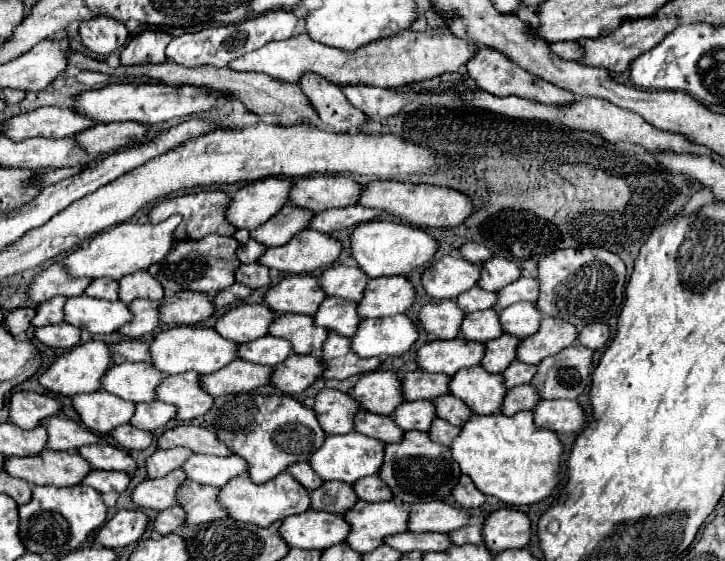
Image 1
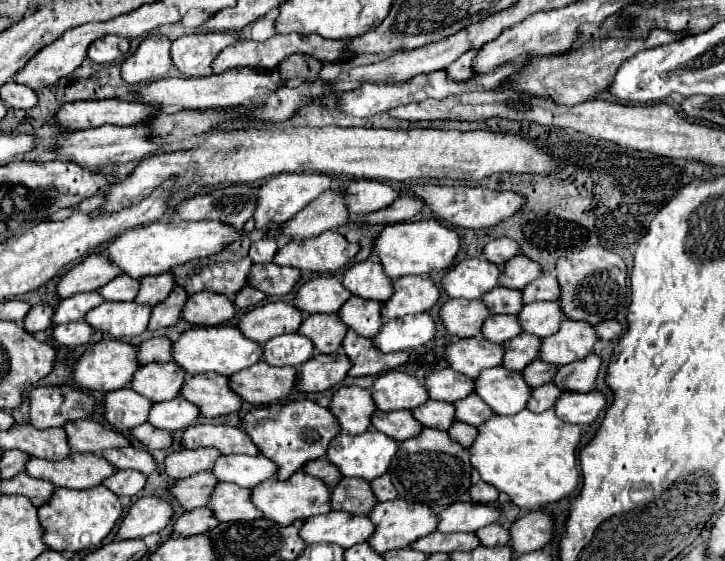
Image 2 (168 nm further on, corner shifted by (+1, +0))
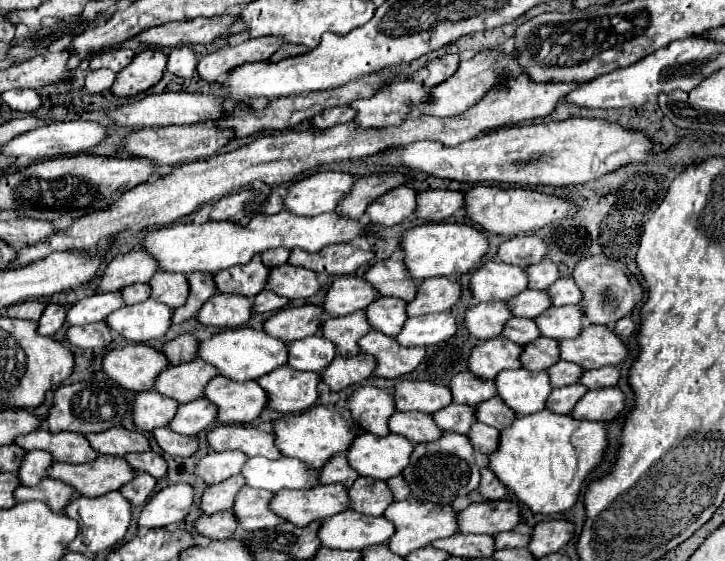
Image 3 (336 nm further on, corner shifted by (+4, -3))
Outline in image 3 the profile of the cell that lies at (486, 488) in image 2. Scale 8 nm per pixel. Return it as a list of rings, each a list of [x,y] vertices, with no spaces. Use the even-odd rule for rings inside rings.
[[[484,467],[482,471],[480,471],[480,475],[482,475],[482,479],[480,479],[480,495],[484,497],[484,499],[490,499],[490,501],[498,501],[498,499],[504,499],[508,493],[504,491],[502,493],[502,483],[498,483],[498,479],[494,479],[494,475],[490,475],[490,469],[488,467]]]

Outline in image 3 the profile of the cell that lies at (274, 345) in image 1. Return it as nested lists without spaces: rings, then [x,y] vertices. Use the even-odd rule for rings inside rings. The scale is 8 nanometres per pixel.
[[[320,335],[290,341],[286,345],[286,351],[288,351],[286,365],[290,365],[292,369],[316,371],[316,373],[324,371],[326,365],[336,357],[334,345],[326,339],[322,339]]]

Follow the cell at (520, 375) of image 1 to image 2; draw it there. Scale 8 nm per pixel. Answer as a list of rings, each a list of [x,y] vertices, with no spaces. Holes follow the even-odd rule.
[[[539,358],[523,370],[525,382],[529,382],[529,386],[533,386],[533,388],[537,388],[541,384],[547,384],[547,382],[553,382],[555,374],[557,374],[557,366],[547,364],[547,362],[539,360]]]

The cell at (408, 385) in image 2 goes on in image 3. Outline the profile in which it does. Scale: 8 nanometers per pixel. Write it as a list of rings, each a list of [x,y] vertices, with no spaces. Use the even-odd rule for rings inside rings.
[[[398,381],[392,391],[396,411],[434,413],[450,405],[450,391],[446,385],[430,381]]]

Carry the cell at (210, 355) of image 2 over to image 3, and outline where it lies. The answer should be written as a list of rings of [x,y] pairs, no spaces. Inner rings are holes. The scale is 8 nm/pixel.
[[[238,327],[238,329],[220,331],[204,341],[200,341],[196,355],[204,363],[210,363],[212,367],[216,367],[218,375],[222,375],[222,377],[228,377],[234,381],[250,381],[250,379],[258,379],[286,363],[286,343],[280,339],[274,339],[274,337],[266,337],[266,333],[262,329],[256,331],[252,327]]]

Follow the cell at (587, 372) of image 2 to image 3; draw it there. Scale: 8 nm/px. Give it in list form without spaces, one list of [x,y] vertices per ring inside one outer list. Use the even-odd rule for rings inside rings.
[[[614,365],[602,367],[602,369],[590,369],[584,371],[578,379],[578,383],[582,383],[588,389],[600,389],[600,387],[612,387],[618,383],[620,377],[620,369]]]

